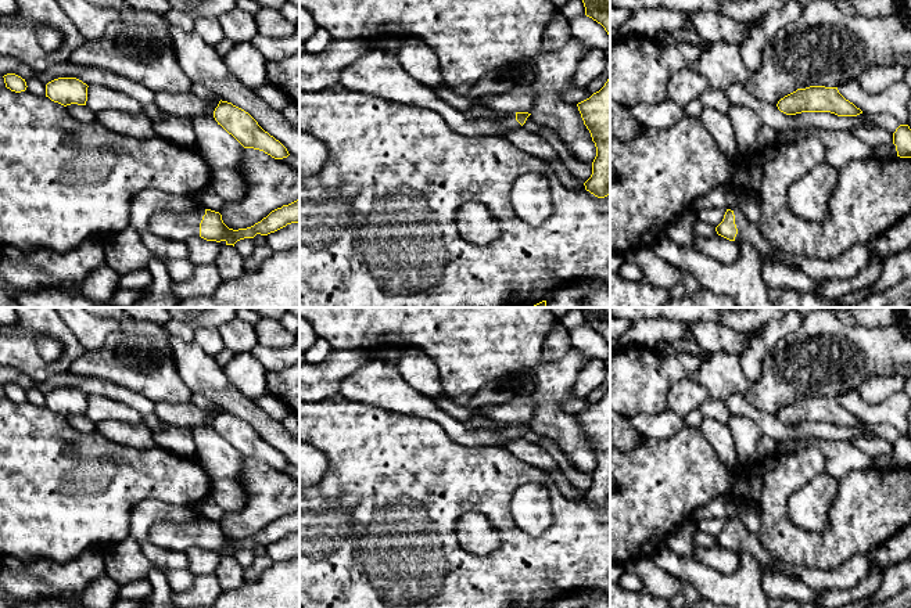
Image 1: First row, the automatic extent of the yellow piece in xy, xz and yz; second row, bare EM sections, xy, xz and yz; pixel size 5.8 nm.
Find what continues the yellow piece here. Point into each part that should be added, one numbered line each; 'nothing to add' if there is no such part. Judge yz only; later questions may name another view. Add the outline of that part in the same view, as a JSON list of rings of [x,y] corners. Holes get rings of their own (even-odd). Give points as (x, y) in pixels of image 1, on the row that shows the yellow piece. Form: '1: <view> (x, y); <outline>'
1: yz (748, 230); [[[739,206],[731,211],[735,215],[735,224],[738,229],[735,241],[747,241],[765,262],[771,262],[771,258],[775,255],[776,249],[765,240],[757,224],[749,219]]]

